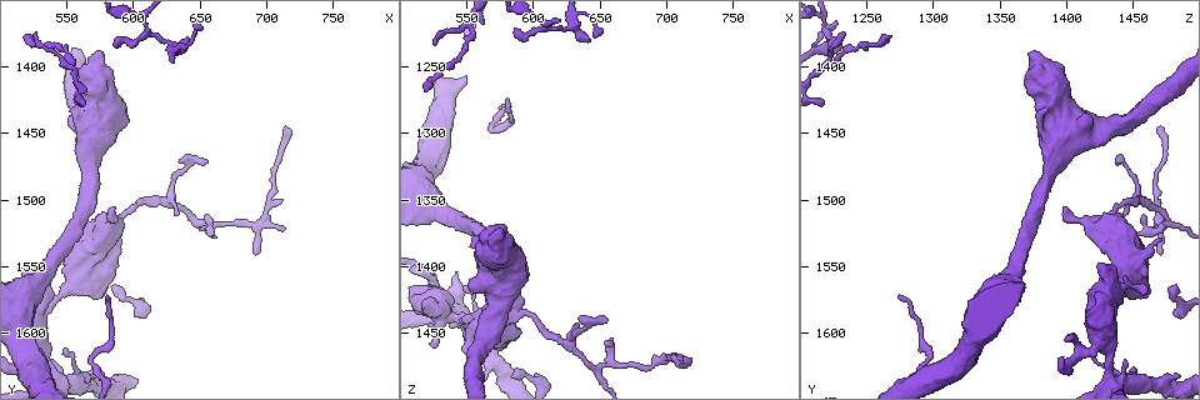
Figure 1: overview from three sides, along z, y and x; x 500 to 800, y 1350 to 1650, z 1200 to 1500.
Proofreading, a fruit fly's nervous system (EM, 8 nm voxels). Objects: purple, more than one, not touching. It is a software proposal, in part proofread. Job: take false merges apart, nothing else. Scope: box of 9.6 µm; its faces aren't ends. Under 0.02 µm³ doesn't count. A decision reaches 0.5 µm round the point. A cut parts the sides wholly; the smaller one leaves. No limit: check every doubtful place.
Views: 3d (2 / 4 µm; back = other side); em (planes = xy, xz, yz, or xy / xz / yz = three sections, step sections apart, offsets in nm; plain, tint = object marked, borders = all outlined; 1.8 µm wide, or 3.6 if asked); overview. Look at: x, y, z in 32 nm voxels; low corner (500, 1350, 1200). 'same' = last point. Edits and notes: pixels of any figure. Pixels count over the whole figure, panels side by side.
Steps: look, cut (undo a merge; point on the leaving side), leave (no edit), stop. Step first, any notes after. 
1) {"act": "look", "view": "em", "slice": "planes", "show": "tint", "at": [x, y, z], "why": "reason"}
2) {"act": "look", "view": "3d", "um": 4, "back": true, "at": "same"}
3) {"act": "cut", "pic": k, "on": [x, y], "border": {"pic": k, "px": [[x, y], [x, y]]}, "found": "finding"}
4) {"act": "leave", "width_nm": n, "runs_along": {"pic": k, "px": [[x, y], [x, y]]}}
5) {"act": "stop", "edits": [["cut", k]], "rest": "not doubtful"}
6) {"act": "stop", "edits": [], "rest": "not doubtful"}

{"act": "look", "view": "em", "um": 3.6, "slice": "yz", "step": 16, "show": "tint", "at": [572, 1402, 1380], "why": "thick turns thin"}

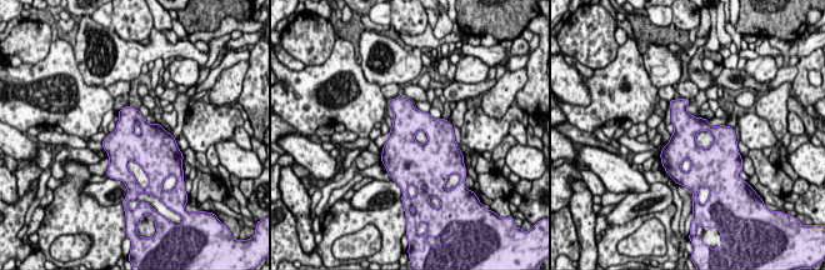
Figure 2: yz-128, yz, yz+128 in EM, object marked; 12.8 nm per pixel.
{"act": "leave", "found": "one neuron here"}

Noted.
{"act": "look", "view": "3d", "um": 4, "at": [576, 1438, 1400], "why": "calibre changes"}

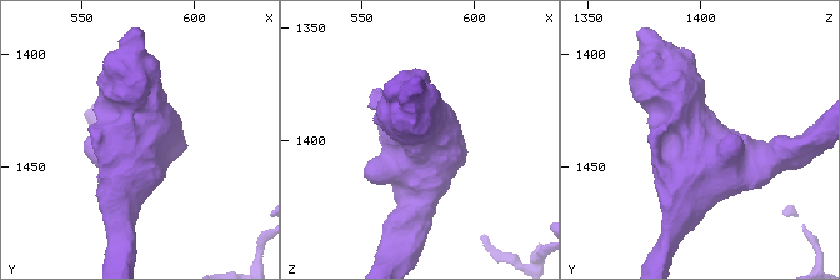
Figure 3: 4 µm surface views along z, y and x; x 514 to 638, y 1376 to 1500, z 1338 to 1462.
{"act": "look", "view": "em", "um": 3.6, "slice": "planes", "show": "tint", "at": "same"}

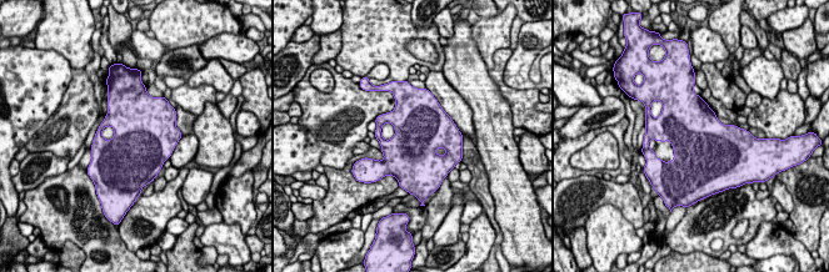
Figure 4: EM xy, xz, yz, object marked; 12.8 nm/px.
{"act": "leave", "width_nm": 750, "found": "continuous, no second neuron"}

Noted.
{"act": "look", "view": "em", "um": 3.6, "slice": "planes", "show": "tint", "at": [596, 1508, 1436]}

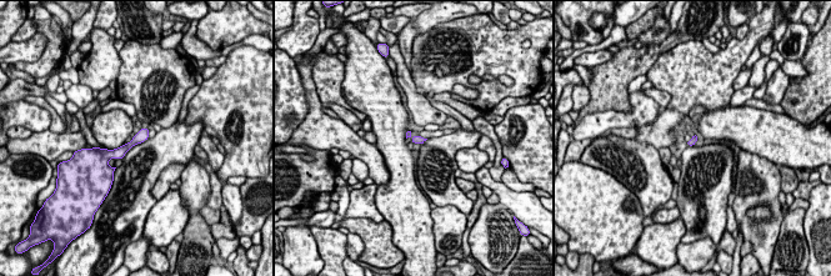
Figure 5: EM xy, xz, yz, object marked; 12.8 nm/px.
{"act": "leave", "found": "continuous, no second neuron"}

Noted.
{"act": "look", "view": "3d", "um": 4, "back": true, "at": [624, 1502, 1458], "why": "a narrow waist"}

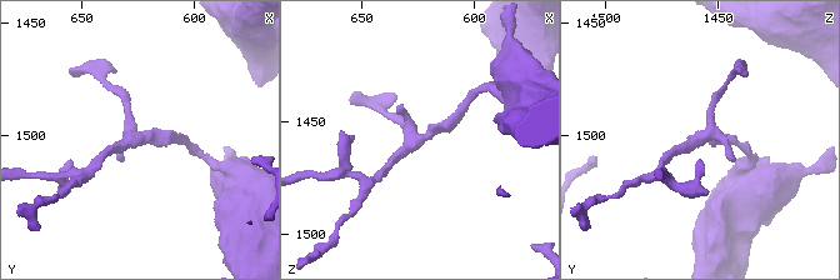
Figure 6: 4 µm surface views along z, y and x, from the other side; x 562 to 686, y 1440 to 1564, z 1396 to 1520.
{"act": "look", "view": "em", "slice": "planes", "show": "tint", "at": [626, 1502, 1458]}

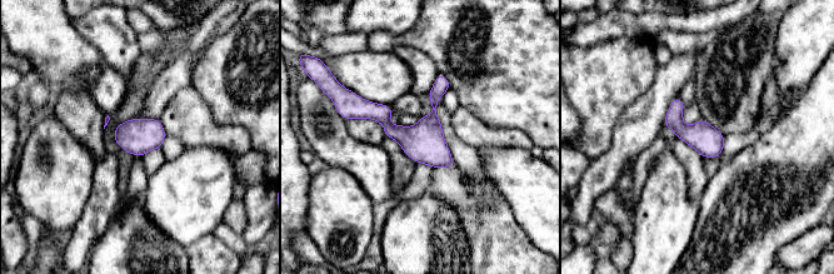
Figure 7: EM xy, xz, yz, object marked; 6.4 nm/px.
{"act": "leave", "runs_along": {"pic": 7, "px": [[350, 113], [375, 113], [450, 164]]}, "found": "one neuron here"}

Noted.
{"act": "stop", "edits": [], "rest": "not doubtful"}

